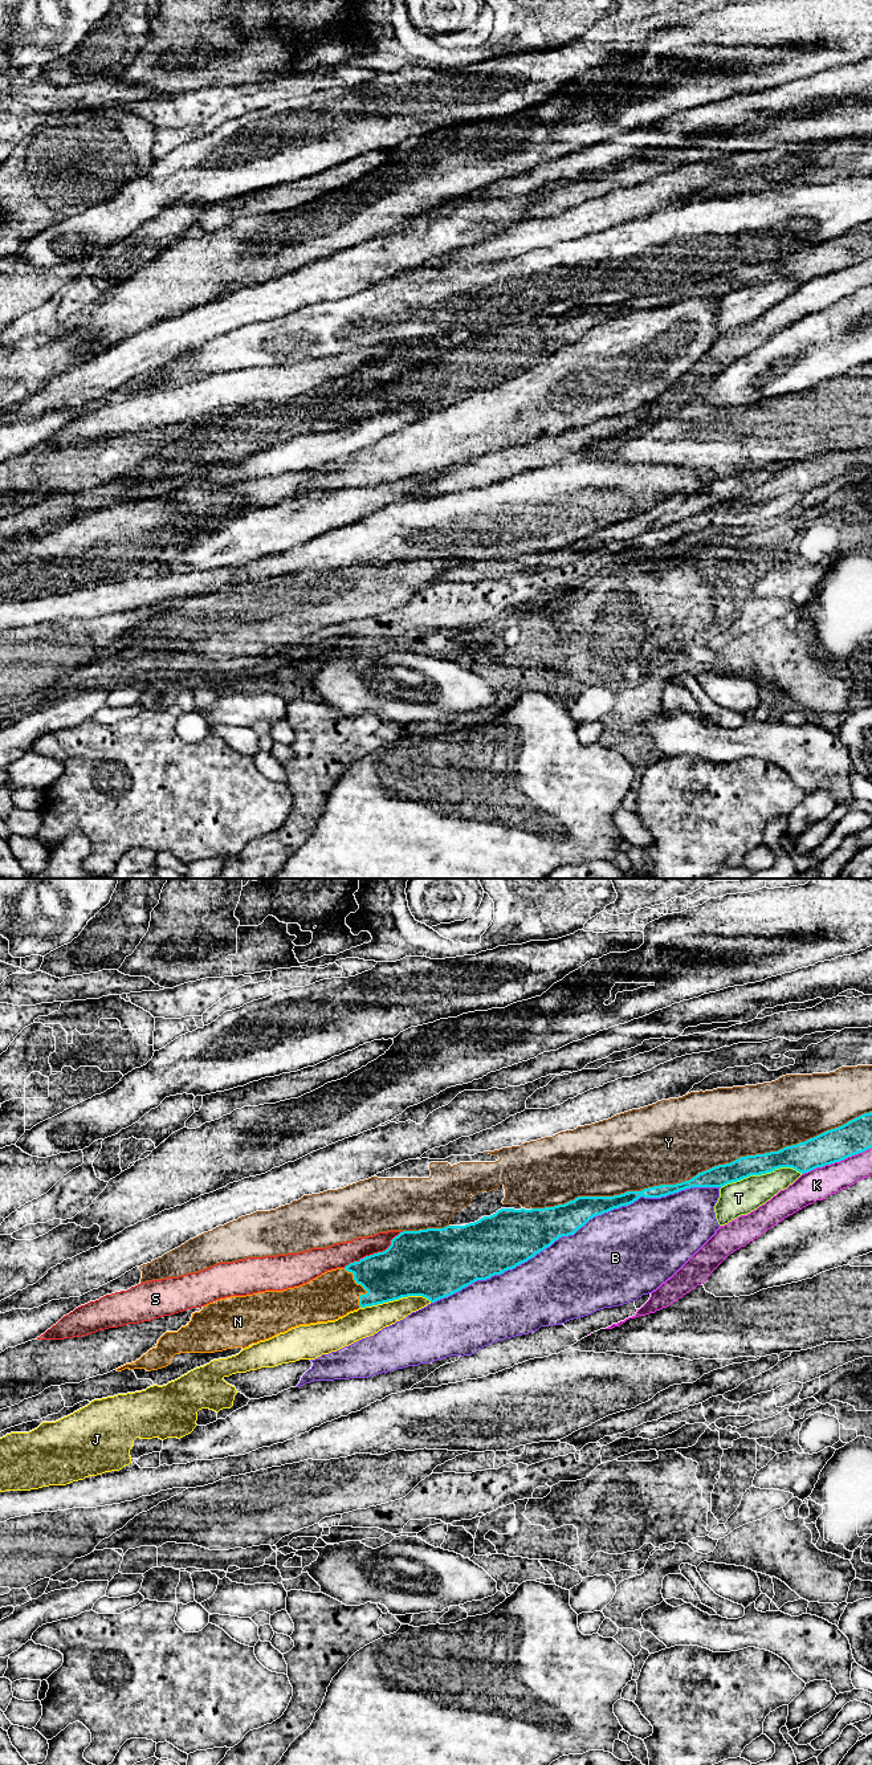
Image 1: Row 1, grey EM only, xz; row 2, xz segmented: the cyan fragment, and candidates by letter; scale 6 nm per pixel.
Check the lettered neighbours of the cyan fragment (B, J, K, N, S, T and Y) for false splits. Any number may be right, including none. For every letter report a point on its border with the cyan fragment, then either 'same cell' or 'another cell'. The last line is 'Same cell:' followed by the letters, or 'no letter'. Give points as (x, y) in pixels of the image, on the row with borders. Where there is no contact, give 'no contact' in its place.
B: xz (575, 1231) | another cell
J: xz (395, 1299) | another cell
K: xz (836, 1161) | another cell
N: xz (362, 1285) | same cell
S: xz (374, 1254) | another cell
T: xz (761, 1173) | another cell
Y: xz (703, 1172) | another cell
Same cell: N

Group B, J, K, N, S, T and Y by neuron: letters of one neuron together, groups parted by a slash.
B / J / K / N / S / T / Y

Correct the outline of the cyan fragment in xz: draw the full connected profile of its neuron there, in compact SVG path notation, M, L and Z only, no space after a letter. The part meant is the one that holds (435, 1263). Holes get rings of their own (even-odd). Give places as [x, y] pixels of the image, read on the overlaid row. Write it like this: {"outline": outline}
{"outline": "M872 1112L864 1113L839 1128L827 1130L804 1142L786 1146L778 1151L739 1157L730 1163L718 1165L698 1173L692 1179L681 1183L660 1185L644 1189L641 1191L627 1191L614 1197L578 1197L565 1204L545 1208L501 1208L490 1216L484 1216L480 1220L465 1226L447 1226L444 1228L403 1231L391 1240L391 1246L386 1251L366 1256L359 1261L350 1263L345 1268L327 1271L300 1287L288 1288L284 1291L265 1291L246 1296L231 1296L216 1300L215 1303L209 1303L204 1305L200 1312L192 1313L191 1321L186 1326L182 1326L178 1332L166 1332L158 1340L155 1348L150 1349L135 1362L126 1364L115 1370L122 1371L125 1369L146 1369L147 1371L151 1371L168 1366L174 1356L180 1353L215 1353L233 1348L245 1349L252 1344L269 1340L300 1325L335 1321L350 1312L358 1310L359 1308L372 1307L399 1300L402 1297L423 1296L431 1303L435 1303L461 1291L477 1280L486 1280L494 1275L501 1275L508 1269L516 1268L517 1265L534 1257L545 1248L550 1247L559 1238L574 1235L594 1216L602 1215L622 1206L628 1206L637 1201L640 1197L661 1198L690 1187L722 1187L728 1183L741 1181L750 1175L771 1173L779 1167L792 1167L796 1171L804 1174L816 1167L840 1162L871 1148Z"}

